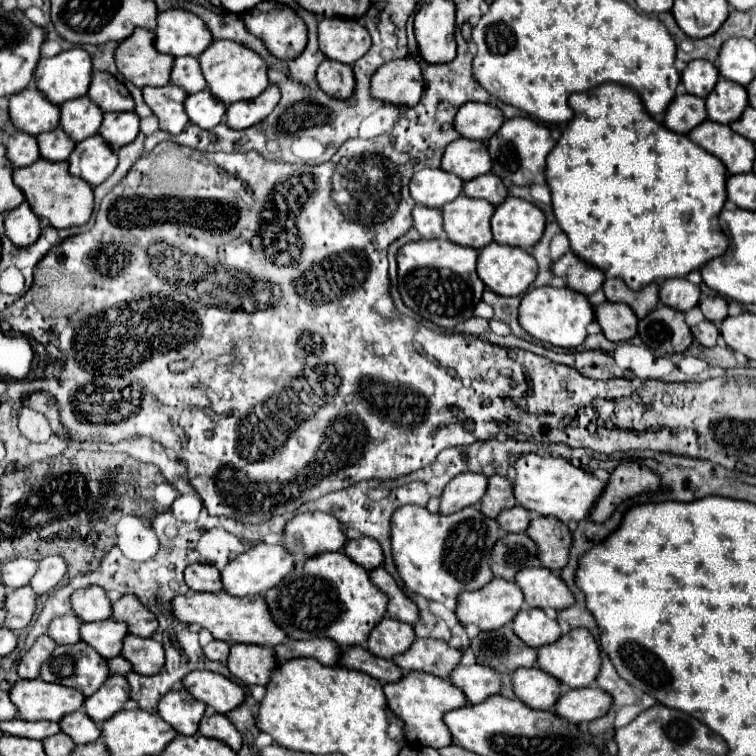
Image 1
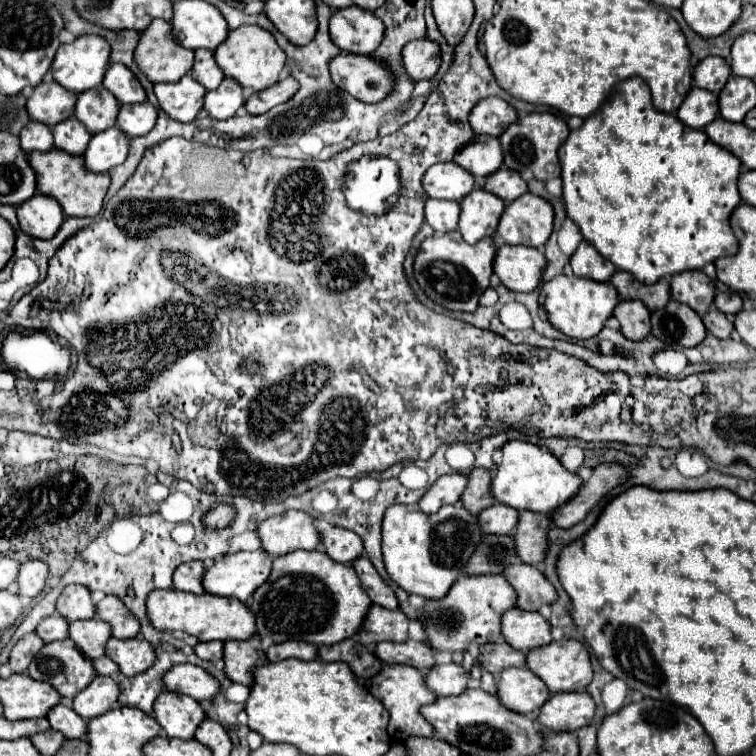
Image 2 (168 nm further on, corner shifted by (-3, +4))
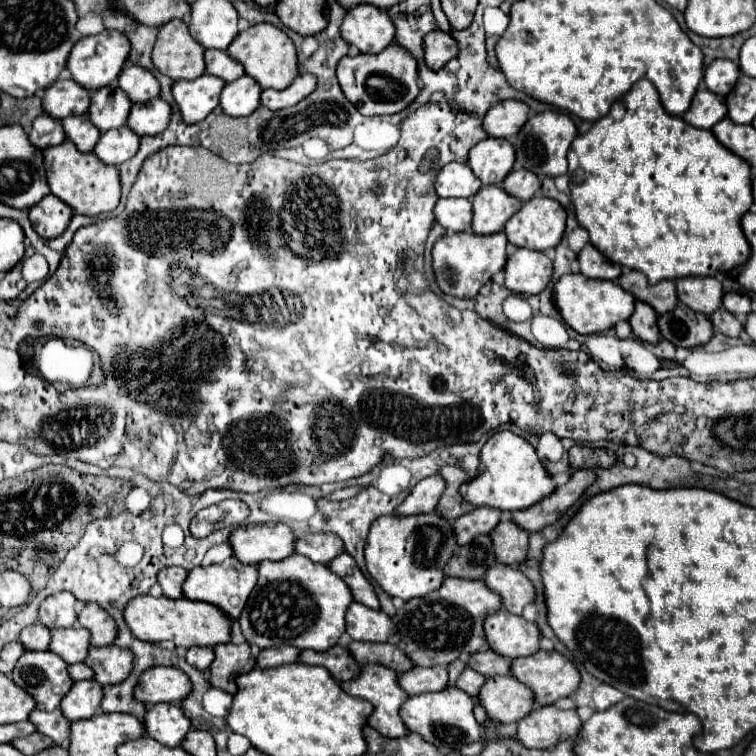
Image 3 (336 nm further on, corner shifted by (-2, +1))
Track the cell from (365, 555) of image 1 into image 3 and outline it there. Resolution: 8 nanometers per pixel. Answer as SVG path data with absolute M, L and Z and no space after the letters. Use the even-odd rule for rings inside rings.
M316 533L306 535L296 541L296 553L302 553L304 557L328 565L336 555L344 551L344 543L334 533Z

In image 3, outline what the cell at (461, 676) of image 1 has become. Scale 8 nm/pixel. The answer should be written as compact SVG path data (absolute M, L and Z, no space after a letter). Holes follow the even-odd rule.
M414 667L414 671L400 675L400 687L406 689L408 695L436 693L448 687L448 671L446 667Z

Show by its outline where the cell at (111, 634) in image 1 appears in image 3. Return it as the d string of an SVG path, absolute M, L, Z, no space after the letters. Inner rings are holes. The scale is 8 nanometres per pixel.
M82 625L52 631L50 651L60 655L66 663L82 663L88 657L88 649L90 649L90 631L86 631Z

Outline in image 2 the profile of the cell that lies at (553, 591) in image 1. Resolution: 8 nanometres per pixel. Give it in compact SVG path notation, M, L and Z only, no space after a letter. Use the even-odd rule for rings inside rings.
M511 564L511 568L503 570L505 580L517 592L517 608L521 610L535 610L539 604L551 604L557 600L557 592L551 582L531 564Z

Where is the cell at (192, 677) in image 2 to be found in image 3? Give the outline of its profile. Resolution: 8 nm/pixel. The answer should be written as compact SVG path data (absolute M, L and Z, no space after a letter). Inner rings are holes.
M176 667L146 669L136 687L136 699L142 699L146 705L180 703L190 693L192 693L190 677Z

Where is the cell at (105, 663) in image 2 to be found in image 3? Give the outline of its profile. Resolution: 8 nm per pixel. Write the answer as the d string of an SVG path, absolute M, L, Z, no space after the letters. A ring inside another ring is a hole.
M86 663L70 665L68 671L70 671L70 677L72 677L74 681L78 681L78 679L94 679L94 671L92 671L92 667L88 667Z

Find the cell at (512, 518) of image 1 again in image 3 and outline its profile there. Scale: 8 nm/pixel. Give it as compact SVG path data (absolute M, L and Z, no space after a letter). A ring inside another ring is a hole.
M476 507L472 513L466 513L454 521L454 531L458 535L458 543L466 545L478 535L490 535L490 531L498 525L502 511L490 507Z

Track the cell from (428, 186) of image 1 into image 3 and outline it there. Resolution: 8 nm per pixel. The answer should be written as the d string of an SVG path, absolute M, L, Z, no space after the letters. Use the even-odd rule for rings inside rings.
M448 163L440 169L434 189L440 197L472 197L480 189L480 179L466 167L466 163Z

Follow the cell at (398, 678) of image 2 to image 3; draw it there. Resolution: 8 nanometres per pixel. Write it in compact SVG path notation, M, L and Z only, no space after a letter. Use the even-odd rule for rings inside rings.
M378 663L364 665L362 671L360 671L360 677L342 683L342 689L346 689L348 695L366 699L366 701L370 701L370 703L374 705L374 713L370 715L368 725L370 725L372 729L376 729L380 735L394 739L394 737L404 737L404 735L410 733L408 727L404 727L404 721L402 721L402 717L400 717L400 707L402 707L404 701L408 699L408 693L398 685L398 673L390 671L390 667L382 667L382 665L378 665Z

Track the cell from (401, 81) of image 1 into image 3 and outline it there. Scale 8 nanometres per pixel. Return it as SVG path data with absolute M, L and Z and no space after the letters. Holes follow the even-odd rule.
M434 29L424 37L424 63L428 69L440 71L452 57L456 57L456 53L458 47L452 35Z

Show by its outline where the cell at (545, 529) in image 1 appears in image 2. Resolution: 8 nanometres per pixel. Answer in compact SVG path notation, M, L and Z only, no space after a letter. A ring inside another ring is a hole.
M521 512L515 528L515 550L517 556L531 566L543 562L547 548L547 528L551 526L549 514L539 512Z

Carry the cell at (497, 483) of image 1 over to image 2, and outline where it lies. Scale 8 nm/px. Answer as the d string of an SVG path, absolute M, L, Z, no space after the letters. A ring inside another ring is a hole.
M473 468L467 474L467 488L463 490L461 504L471 514L479 514L487 506L495 504L495 498L489 492L489 484L491 484L491 472L485 468Z

